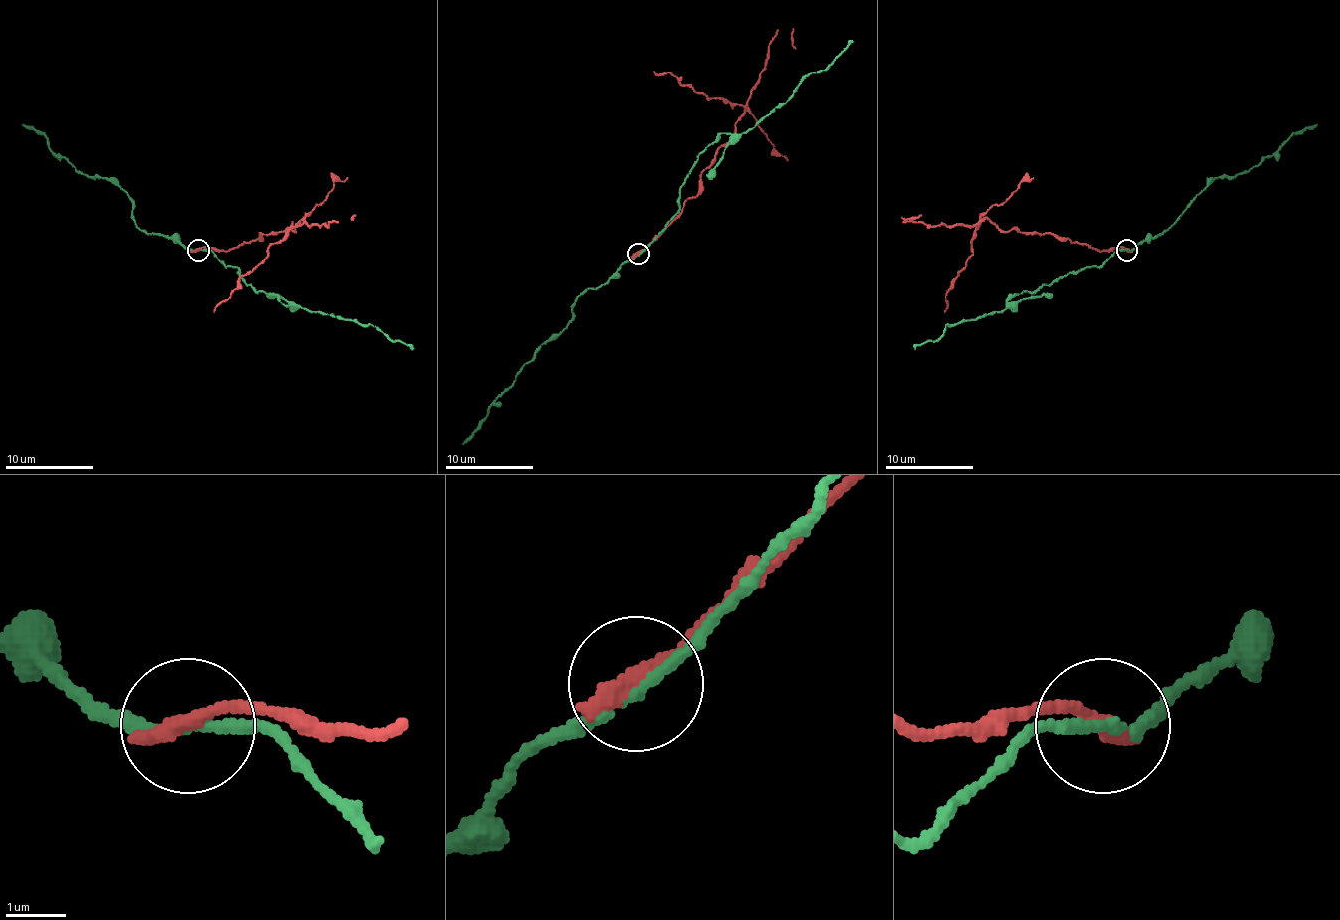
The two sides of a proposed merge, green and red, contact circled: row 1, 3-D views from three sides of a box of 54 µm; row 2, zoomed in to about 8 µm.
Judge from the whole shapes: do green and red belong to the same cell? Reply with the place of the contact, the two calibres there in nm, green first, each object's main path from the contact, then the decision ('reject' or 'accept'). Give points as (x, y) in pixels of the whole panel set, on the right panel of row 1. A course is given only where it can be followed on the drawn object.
at (1127, 250); 170 nm thick on the green side, 360 nm on the other; green runs (1127, 249), (1116, 249), (1099, 267), (1015, 293), (1002, 311), (945, 326), (934, 341), (918, 344), (914, 350); red runs (1127, 249), (1096, 251), (1046, 234), (1000, 232), (982, 218), (967, 264), (954, 278), (945, 297), (945, 313); reject

